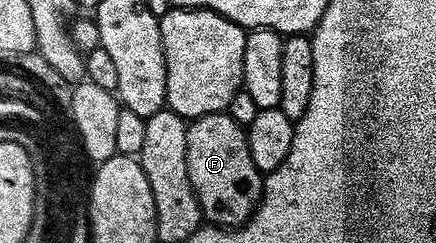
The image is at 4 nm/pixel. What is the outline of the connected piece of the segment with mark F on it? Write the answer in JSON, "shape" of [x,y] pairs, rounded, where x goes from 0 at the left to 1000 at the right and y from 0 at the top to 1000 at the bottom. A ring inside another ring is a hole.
{"shape":[[[498,457],[429,519],[431,728],[454,815],[466,905],[493,934],[550,934],[573,905],[601,823],[603,708],[578,679],[564,531],[523,465]]]}

